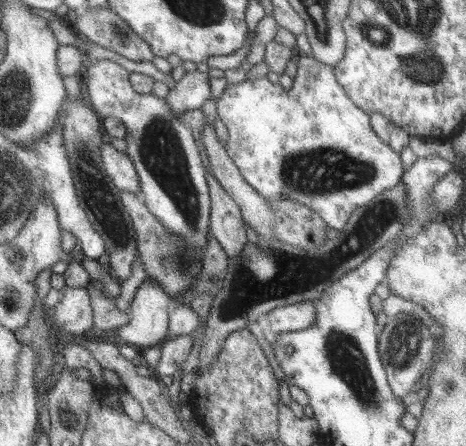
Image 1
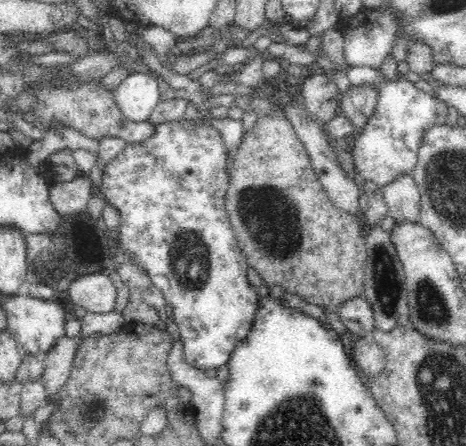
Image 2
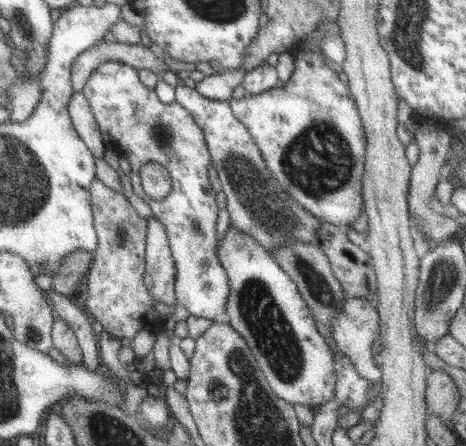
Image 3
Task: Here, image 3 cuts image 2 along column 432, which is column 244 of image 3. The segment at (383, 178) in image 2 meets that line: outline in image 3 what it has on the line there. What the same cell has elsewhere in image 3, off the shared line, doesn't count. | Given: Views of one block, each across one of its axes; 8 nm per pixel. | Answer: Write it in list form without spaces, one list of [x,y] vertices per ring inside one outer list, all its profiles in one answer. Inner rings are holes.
[[[291,50],[293,56],[293,74],[285,84],[279,84],[263,94],[245,94],[241,100],[227,100],[237,120],[245,126],[251,140],[257,144],[259,154],[279,182],[279,186],[317,216],[323,224],[333,224],[339,228],[351,226],[359,218],[359,208],[363,204],[363,164],[365,164],[365,132],[363,122],[357,112],[357,106],[351,98],[349,86],[345,86],[335,72],[335,66],[327,66],[319,54],[311,50]]]

